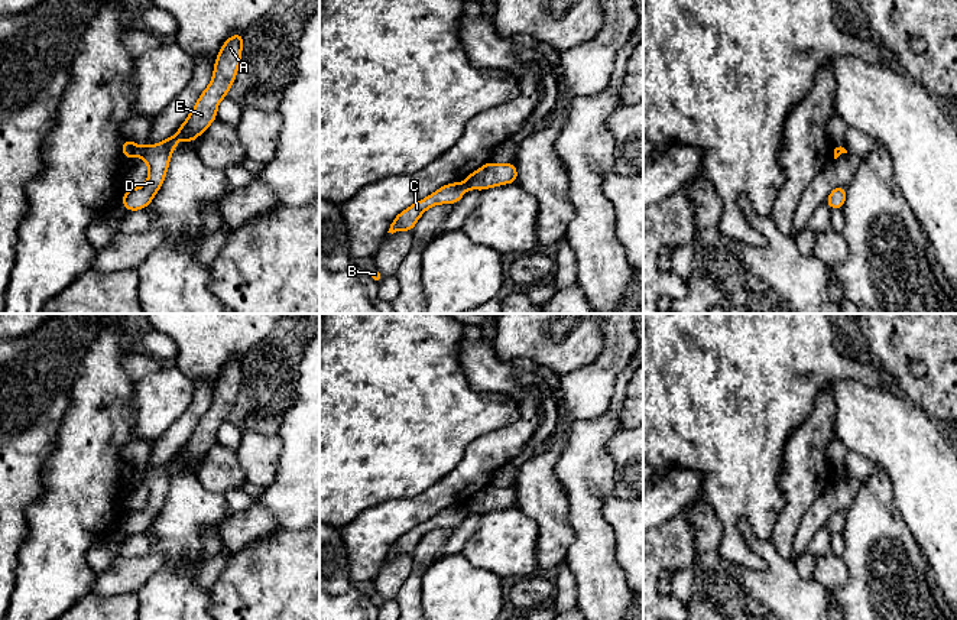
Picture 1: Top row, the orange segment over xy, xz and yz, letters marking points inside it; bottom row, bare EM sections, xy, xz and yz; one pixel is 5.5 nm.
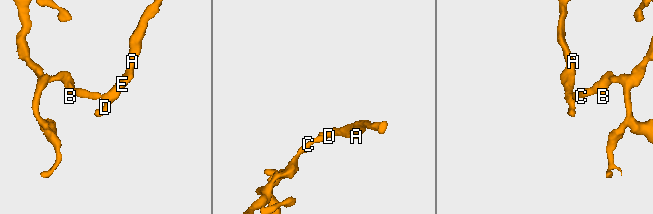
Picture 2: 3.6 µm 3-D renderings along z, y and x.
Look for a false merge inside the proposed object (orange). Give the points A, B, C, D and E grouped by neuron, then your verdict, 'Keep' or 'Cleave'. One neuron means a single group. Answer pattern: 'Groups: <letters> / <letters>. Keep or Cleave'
Groups: A D E / B C. Cleave

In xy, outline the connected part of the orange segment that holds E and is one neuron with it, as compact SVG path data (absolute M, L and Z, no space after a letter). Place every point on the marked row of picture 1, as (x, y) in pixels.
M241 33L230 36L215 58L214 74L210 85L199 95L188 119L181 124L175 136L165 139L159 145L145 145L140 156L149 166L147 181L140 188L130 188L121 197L127 211L146 208L160 189L171 162L171 155L178 146L178 139L194 142L217 119L217 107L227 97L237 75L243 48Z

